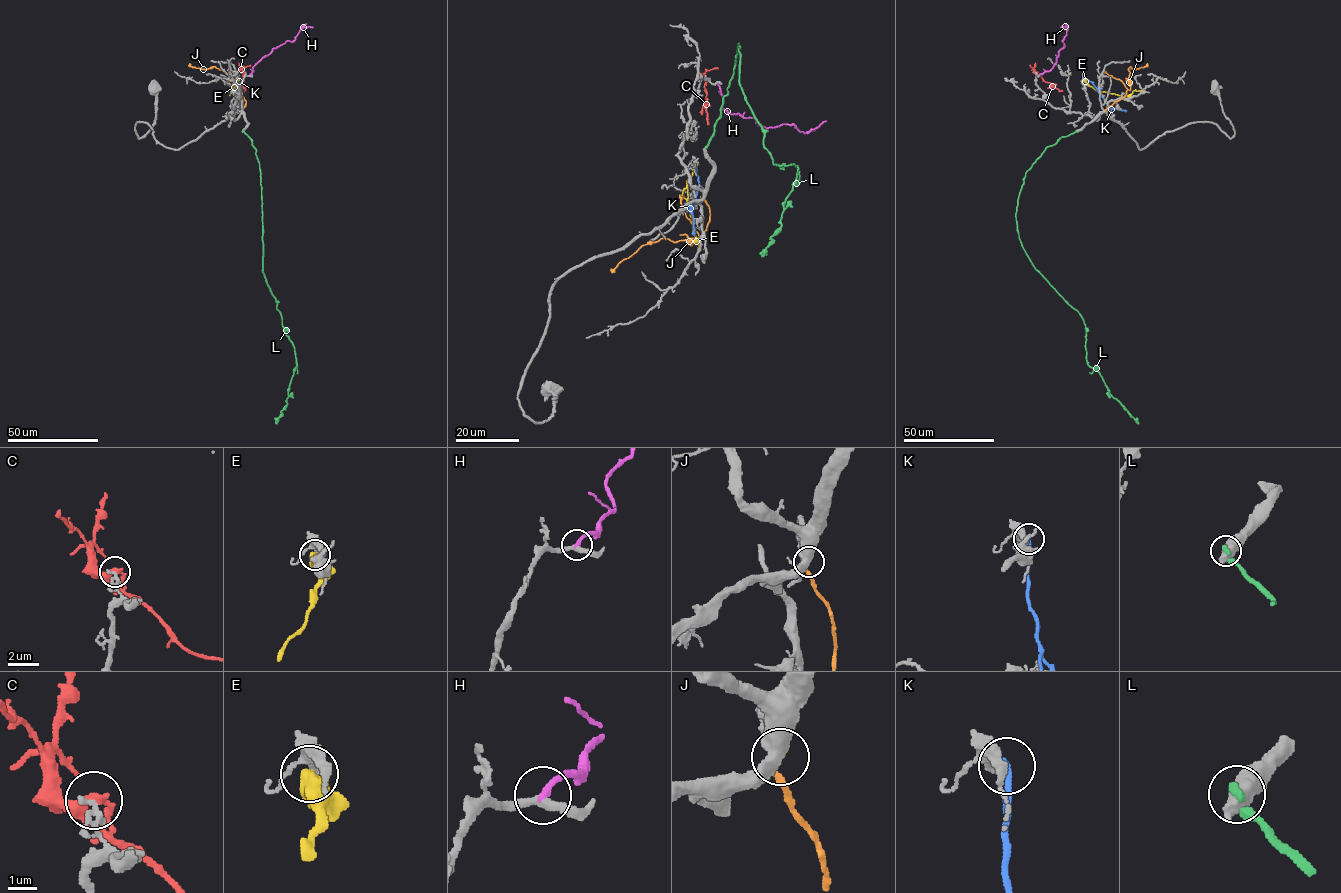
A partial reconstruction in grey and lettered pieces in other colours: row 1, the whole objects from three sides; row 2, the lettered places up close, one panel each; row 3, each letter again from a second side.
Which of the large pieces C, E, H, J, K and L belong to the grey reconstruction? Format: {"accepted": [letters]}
{"accepted": []}

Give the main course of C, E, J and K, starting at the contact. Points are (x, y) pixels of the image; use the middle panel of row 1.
C: (708, 79), (705, 85), (707, 124)
E: (694, 161), (694, 170), (687, 185), (694, 240), (698, 244), (696, 263)
J: (705, 197), (709, 221), (695, 241), (661, 238), (649, 241), (623, 259), (612, 272)
K: (696, 160), (698, 185), (696, 200), (691, 204), (694, 235)

